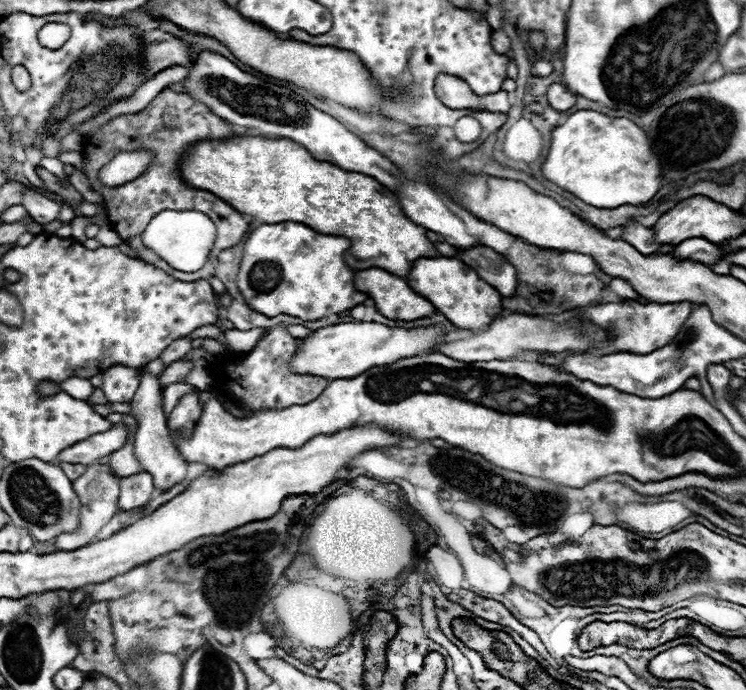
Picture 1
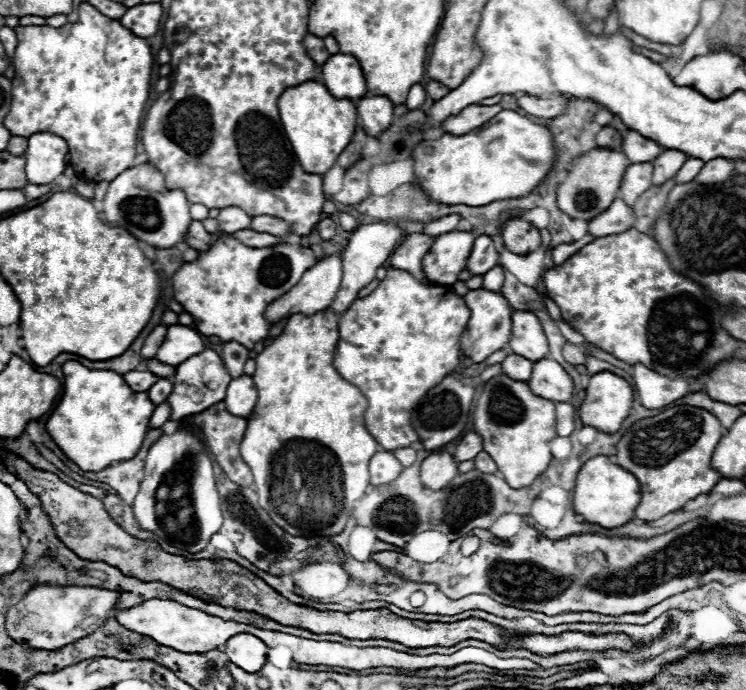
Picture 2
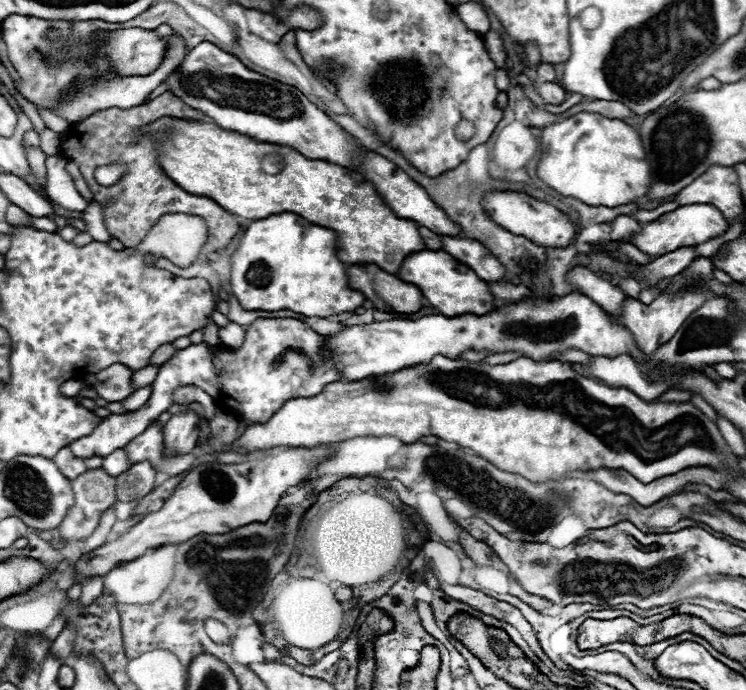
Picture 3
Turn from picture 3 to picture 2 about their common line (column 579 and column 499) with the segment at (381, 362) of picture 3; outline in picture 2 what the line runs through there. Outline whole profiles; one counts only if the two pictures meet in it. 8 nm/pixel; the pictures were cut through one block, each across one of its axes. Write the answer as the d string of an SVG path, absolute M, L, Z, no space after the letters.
M478 288L478 290L470 290L466 296L464 296L464 302L466 306L470 308L470 320L468 320L468 328L462 332L460 336L460 352L462 356L470 358L472 362L484 362L490 354L502 350L508 340L510 340L510 328L512 328L512 322L510 322L510 316L512 316L512 310L508 306L508 300L500 294L500 292L490 292L490 290L484 290L484 288Z

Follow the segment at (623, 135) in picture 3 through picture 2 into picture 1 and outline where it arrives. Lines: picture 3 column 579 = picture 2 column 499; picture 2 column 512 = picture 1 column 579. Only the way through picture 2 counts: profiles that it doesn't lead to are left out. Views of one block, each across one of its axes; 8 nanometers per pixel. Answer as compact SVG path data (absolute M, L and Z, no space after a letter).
M578 110L562 126L554 128L550 152L546 156L546 162L542 164L542 174L562 190L572 192L574 196L596 208L618 208L624 204L642 206L650 202L662 188L662 166L658 156L654 154L652 144L648 142L646 132L628 118L610 118L594 110Z

